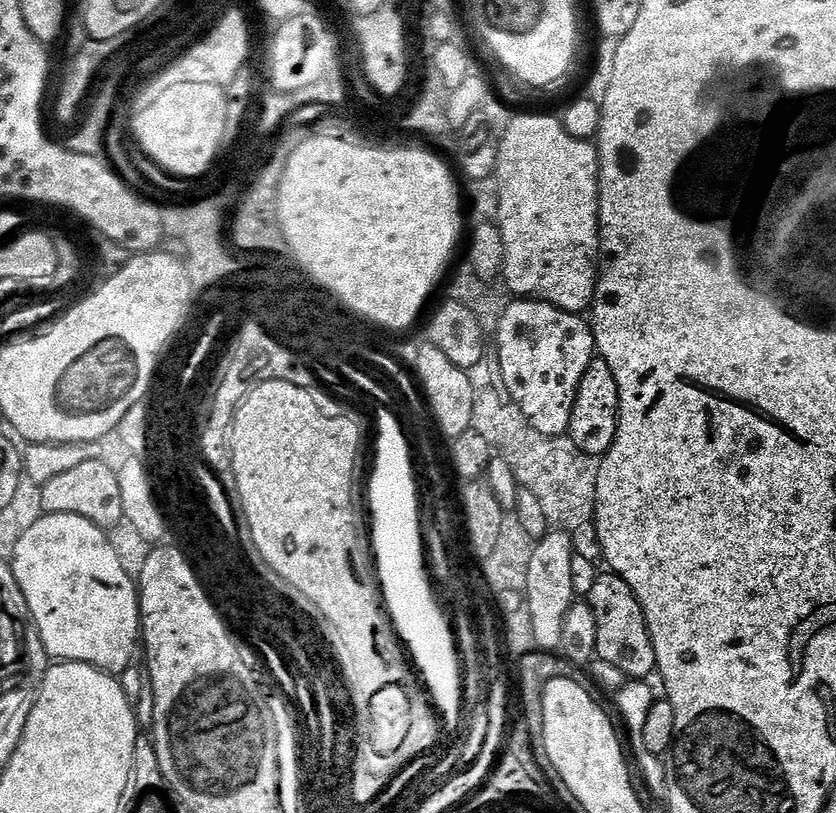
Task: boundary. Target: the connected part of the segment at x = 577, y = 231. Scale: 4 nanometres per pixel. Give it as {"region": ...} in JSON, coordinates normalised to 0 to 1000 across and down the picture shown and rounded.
{"region":[[[617,140],[610,151],[605,167],[596,172],[598,188],[591,218],[598,235],[598,261],[596,279],[603,299],[603,333],[600,344],[608,348],[608,354],[617,367],[651,369],[654,374],[667,376],[678,384],[699,386],[708,378],[713,367],[713,346],[715,343],[715,321],[718,314],[718,189],[712,176],[687,170],[675,159],[673,151],[660,143],[623,143]]]}

